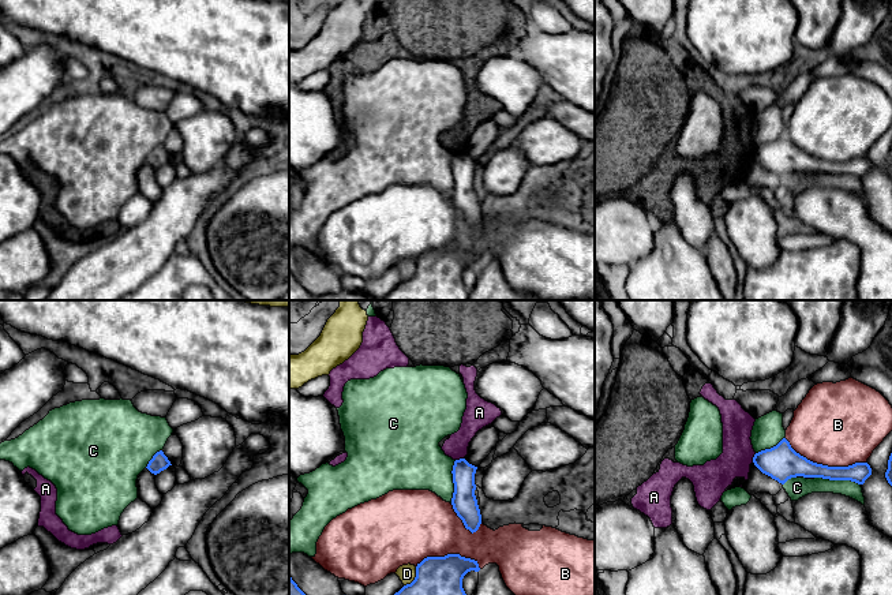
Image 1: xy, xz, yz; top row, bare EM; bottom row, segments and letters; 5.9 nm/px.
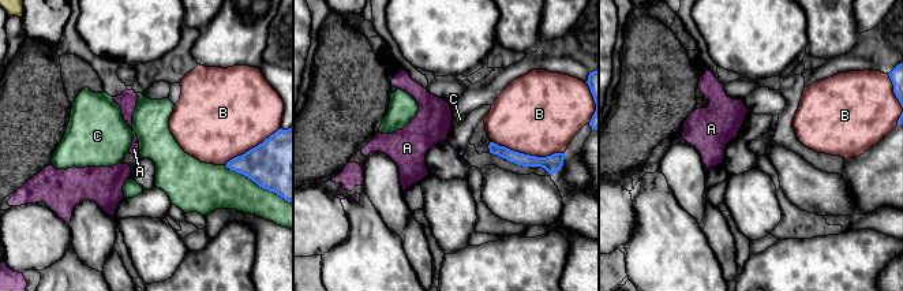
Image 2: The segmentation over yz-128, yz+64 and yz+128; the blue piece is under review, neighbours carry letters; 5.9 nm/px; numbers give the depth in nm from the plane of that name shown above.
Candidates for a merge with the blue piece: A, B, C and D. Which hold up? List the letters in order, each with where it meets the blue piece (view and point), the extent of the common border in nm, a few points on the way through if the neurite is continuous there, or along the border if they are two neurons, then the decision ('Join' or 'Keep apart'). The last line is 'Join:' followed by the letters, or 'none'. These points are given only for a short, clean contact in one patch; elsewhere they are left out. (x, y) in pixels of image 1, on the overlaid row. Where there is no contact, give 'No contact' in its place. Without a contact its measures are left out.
A: Touches blue at yz (753, 457). Shared border 60 nm. Boundary: yz (756, 453), (752, 461). Keep apart
B: Touches blue at yz (824, 466). Shared border 500 nm. Keep apart
C: Touches blue at yz (838, 479). Shared border 280 nm. Keep apart
D: Touches blue at xz (415, 577). Shared border 140 nm. Keep apart
Join: none

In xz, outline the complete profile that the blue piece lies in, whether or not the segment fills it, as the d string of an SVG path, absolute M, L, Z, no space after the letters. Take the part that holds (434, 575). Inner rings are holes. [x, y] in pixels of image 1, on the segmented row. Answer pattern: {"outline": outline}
{"outline": "M460 554L427 557L417 564L415 580L394 595L466 595L462 579L471 570L480 570L477 561Z"}

